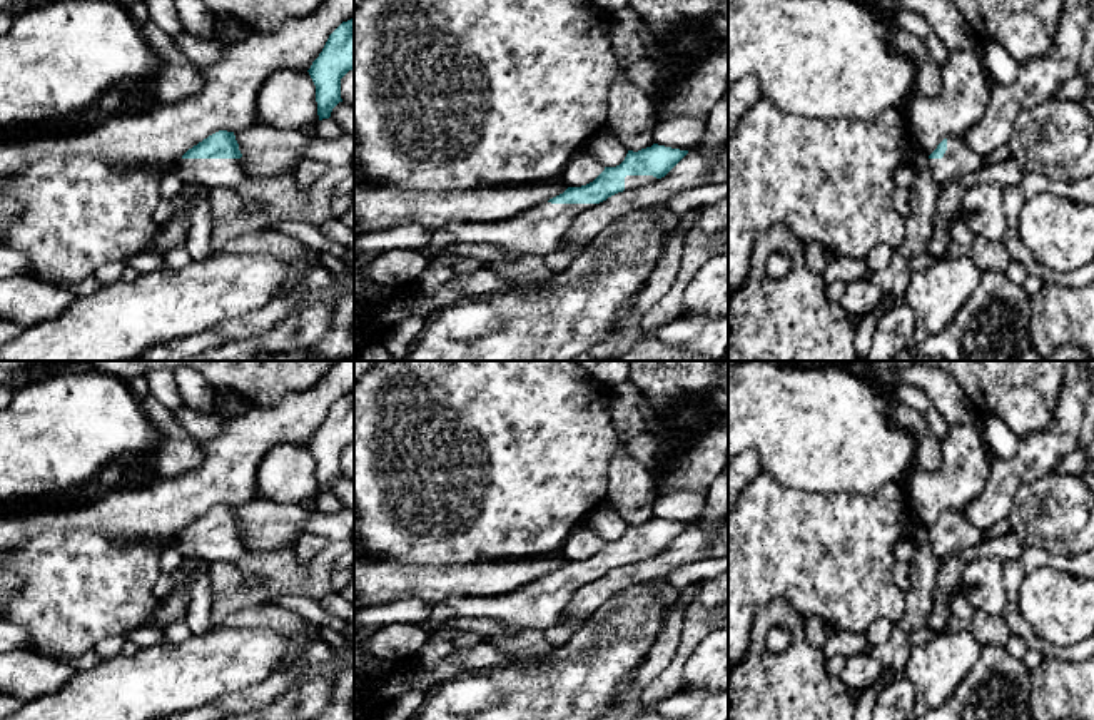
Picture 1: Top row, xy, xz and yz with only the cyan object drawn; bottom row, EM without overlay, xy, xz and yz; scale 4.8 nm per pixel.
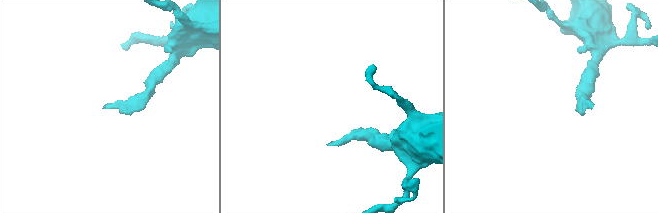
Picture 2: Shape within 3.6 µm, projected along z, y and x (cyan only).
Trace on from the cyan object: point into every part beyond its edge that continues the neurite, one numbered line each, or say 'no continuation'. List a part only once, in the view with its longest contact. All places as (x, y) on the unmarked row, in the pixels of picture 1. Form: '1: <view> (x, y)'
1: xy (209, 547)

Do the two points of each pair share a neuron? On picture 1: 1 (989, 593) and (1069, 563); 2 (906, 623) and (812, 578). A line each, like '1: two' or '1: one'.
1: two
2: two

